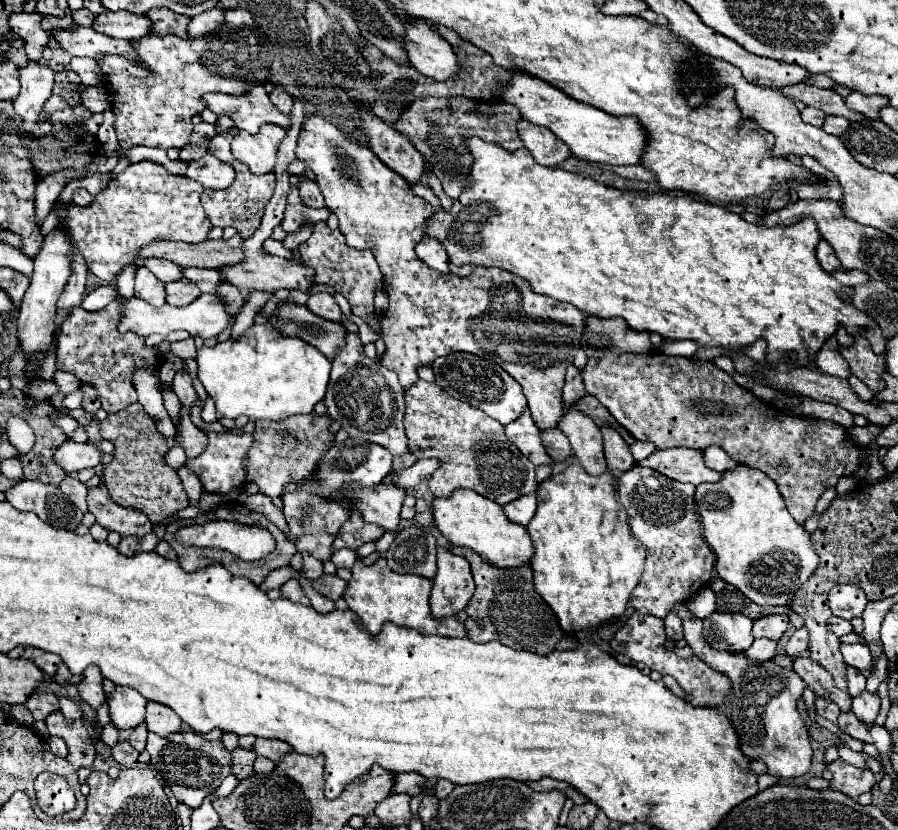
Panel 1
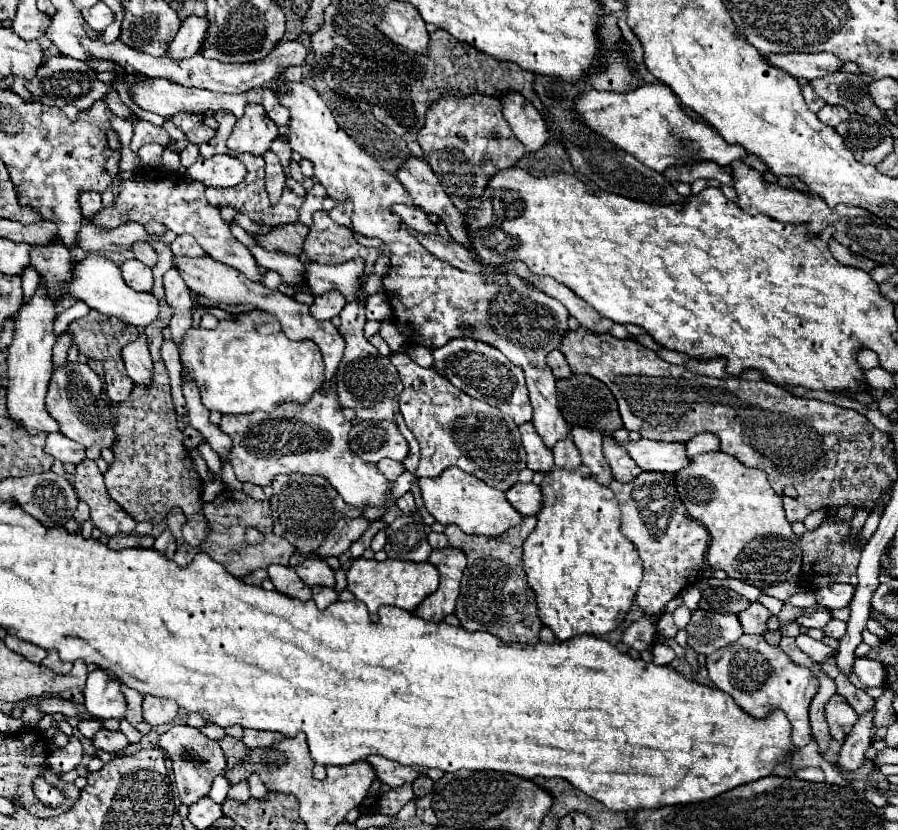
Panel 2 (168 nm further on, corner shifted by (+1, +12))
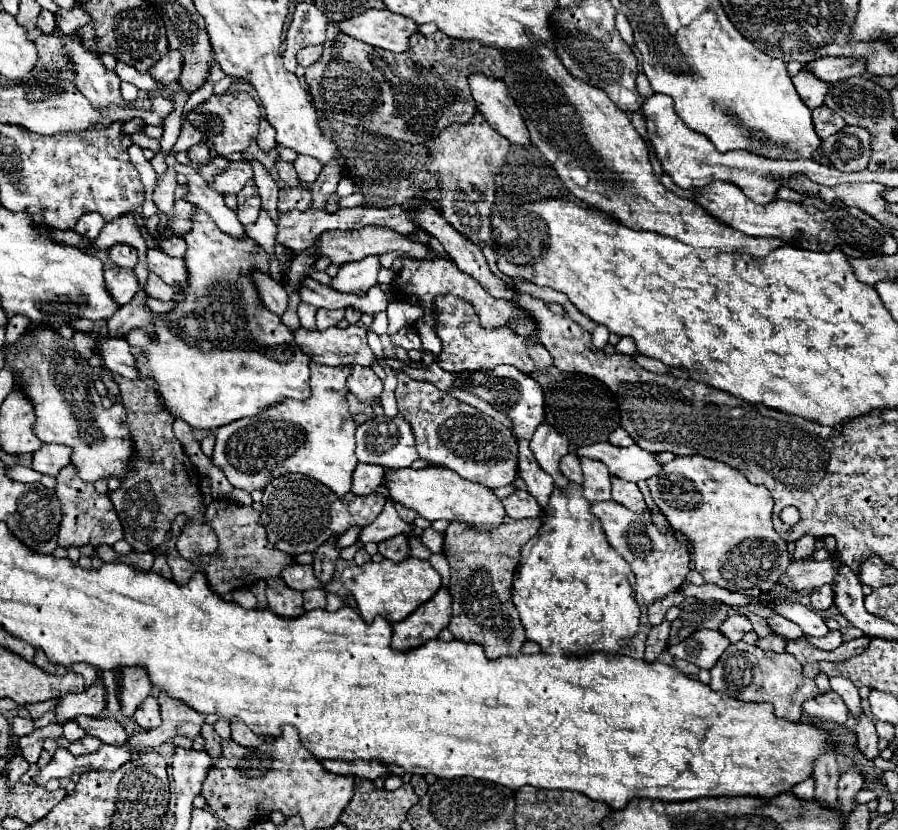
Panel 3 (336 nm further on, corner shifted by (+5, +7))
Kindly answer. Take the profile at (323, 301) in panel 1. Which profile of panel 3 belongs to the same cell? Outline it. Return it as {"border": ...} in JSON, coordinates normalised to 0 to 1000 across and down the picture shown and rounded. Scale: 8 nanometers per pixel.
{"border":[[[354,372],[352,377],[352,396],[365,396],[370,392],[376,392],[376,387],[383,382],[383,372]]]}

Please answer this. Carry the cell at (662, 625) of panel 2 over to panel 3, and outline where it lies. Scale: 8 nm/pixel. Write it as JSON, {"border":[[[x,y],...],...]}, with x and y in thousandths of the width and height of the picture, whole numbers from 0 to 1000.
{"border":[[[737,748],[735,753],[726,755],[724,765],[722,765],[722,775],[719,775],[719,787],[717,787],[717,796],[726,799],[733,794],[733,789],[742,782],[744,777],[744,767],[746,767],[746,748]]]}

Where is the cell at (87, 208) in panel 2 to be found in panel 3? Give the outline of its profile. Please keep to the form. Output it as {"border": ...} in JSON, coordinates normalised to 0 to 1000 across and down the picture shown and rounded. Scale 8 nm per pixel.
{"border":[[[100,254],[100,257],[96,257],[96,261],[89,261],[89,266],[85,269],[85,276],[87,276],[87,281],[96,281],[96,286],[109,286],[109,281],[114,278],[114,273],[116,273],[116,264],[114,264],[114,259],[109,259],[109,257],[105,257],[105,254]]]}

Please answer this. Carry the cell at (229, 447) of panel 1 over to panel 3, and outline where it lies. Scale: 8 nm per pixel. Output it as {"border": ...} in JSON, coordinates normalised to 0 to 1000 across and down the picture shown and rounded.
{"border":[[[167,329],[165,331],[165,341],[160,346],[160,351],[165,353],[165,358],[171,358],[171,360],[178,360],[178,363],[192,363],[192,346],[185,343],[176,331]]]}

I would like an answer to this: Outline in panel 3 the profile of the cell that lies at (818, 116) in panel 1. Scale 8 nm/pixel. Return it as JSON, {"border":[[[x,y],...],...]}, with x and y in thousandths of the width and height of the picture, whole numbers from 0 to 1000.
{"border":[[[891,86],[886,93],[882,93],[882,100],[884,100],[891,119],[898,124],[900,131],[909,131],[918,124],[922,100],[911,98],[906,90],[902,90],[898,86]]]}

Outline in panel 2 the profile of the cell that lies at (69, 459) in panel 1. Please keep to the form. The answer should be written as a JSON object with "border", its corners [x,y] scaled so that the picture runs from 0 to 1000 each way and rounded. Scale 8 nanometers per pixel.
{"border":[[[67,520],[53,523],[49,545],[56,547],[58,552],[67,554],[67,557],[80,557],[80,559],[87,559],[87,557],[91,557],[91,554],[96,552],[91,535],[87,535],[87,533],[78,530],[78,528],[73,528],[73,525],[67,523]]]}

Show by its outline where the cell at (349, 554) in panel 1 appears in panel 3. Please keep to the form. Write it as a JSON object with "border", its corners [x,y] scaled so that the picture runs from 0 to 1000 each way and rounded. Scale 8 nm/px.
{"border":[[[432,601],[430,608],[428,608],[428,613],[425,613],[425,618],[423,618],[412,633],[408,633],[408,635],[403,637],[399,652],[401,652],[403,657],[408,657],[410,652],[423,654],[423,652],[430,652],[432,647],[439,647],[439,645],[443,645],[443,642],[454,642],[457,637],[459,637],[459,633],[457,633],[457,630],[450,630],[450,628],[443,623],[437,604]]]}

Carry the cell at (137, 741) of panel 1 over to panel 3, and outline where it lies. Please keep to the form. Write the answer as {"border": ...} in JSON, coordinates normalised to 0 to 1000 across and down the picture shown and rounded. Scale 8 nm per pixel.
{"border":[[[136,806],[131,818],[131,845],[138,864],[147,864],[151,852],[169,835],[163,806]]]}

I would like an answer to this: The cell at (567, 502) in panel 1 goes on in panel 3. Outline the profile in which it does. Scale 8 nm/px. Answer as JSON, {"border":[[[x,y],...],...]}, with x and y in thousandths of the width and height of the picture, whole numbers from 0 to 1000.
{"border":[[[635,580],[628,589],[617,587],[604,635],[579,664],[579,681],[572,695],[570,724],[579,739],[586,767],[597,772],[612,789],[653,789],[659,784],[688,787],[710,760],[713,731],[706,722],[706,690],[702,681],[679,659],[668,628],[657,616],[659,606],[648,599],[648,584]]]}

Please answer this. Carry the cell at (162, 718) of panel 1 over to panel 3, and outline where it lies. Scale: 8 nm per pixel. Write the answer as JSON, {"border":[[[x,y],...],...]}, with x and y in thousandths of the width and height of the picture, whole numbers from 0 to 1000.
{"border":[[[171,837],[163,840],[163,845],[151,854],[149,859],[149,869],[158,876],[158,878],[171,878],[180,871],[178,866],[178,847]]]}

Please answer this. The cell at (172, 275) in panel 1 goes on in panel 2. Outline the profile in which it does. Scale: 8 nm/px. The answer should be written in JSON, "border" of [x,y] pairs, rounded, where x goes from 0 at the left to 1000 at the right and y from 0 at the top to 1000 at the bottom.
{"border":[[[156,289],[154,294],[149,294],[147,304],[149,304],[149,311],[151,311],[151,313],[160,316],[160,318],[163,318],[163,320],[167,320],[167,323],[171,323],[171,320],[174,320],[174,316],[176,316],[176,306],[174,306],[174,304],[169,301],[169,296],[167,296],[167,294],[163,294],[160,289]]]}

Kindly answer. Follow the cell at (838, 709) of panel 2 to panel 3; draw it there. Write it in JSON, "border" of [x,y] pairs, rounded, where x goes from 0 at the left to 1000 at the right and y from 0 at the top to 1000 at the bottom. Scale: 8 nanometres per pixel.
{"border":[[[922,833],[918,837],[911,837],[902,845],[895,847],[895,859],[909,866],[920,866],[927,871],[935,871],[940,873],[944,866],[944,854],[938,845],[938,840],[933,840],[933,835]]]}

